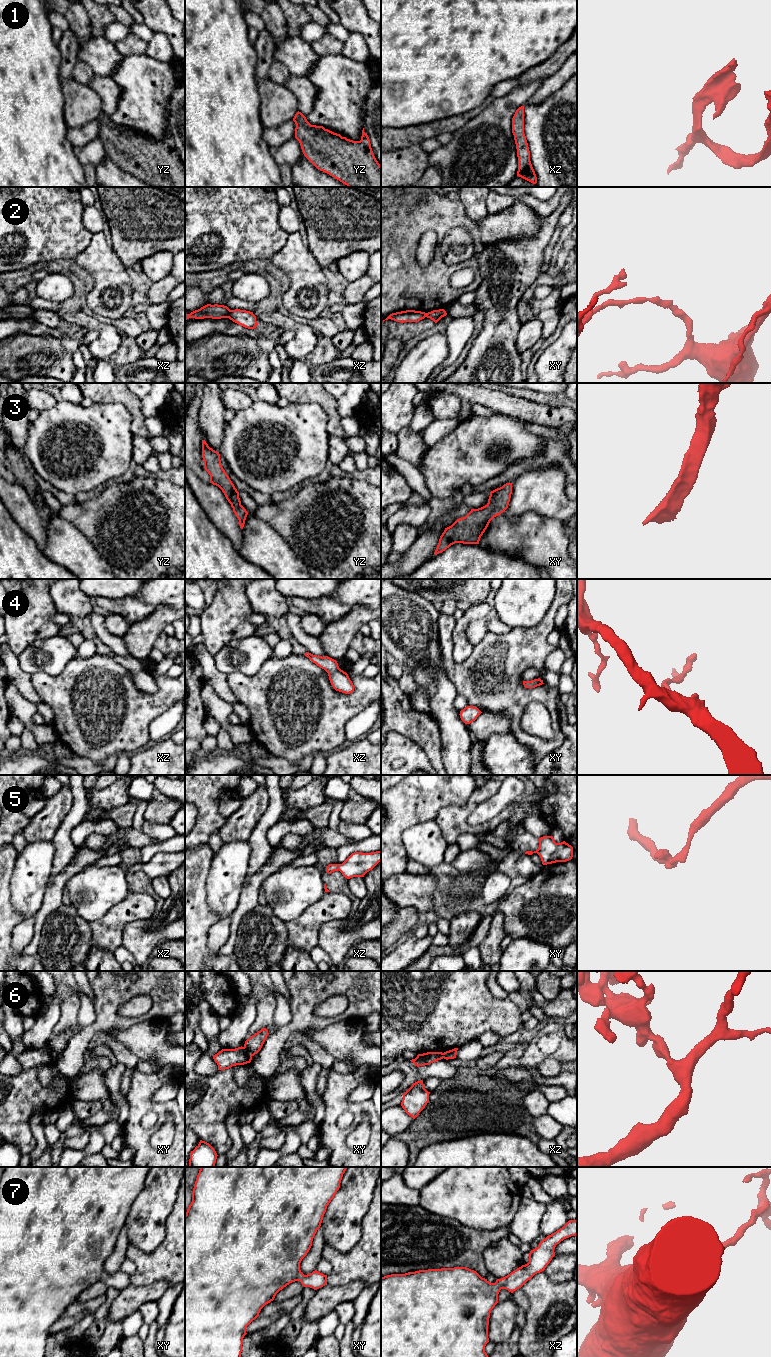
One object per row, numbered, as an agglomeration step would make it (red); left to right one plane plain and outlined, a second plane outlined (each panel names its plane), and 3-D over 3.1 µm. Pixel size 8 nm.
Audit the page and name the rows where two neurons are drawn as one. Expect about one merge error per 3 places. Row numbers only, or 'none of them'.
2, 6

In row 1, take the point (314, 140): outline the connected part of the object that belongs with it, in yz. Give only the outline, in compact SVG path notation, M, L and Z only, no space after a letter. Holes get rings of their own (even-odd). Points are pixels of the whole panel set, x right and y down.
M297 112L295 138L299 141L304 156L320 171L323 171L348 187L381 187L381 165L376 160L369 137L362 130L360 141L353 141L334 133L323 126L311 125L306 117Z

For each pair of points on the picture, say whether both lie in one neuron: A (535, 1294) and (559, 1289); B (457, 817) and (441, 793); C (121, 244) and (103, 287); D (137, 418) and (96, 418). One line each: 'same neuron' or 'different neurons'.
A: same neuron
B: different neurons
C: different neurons
D: different neurons

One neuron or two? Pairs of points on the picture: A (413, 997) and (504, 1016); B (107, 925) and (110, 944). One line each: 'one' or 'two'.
A: one
B: one

